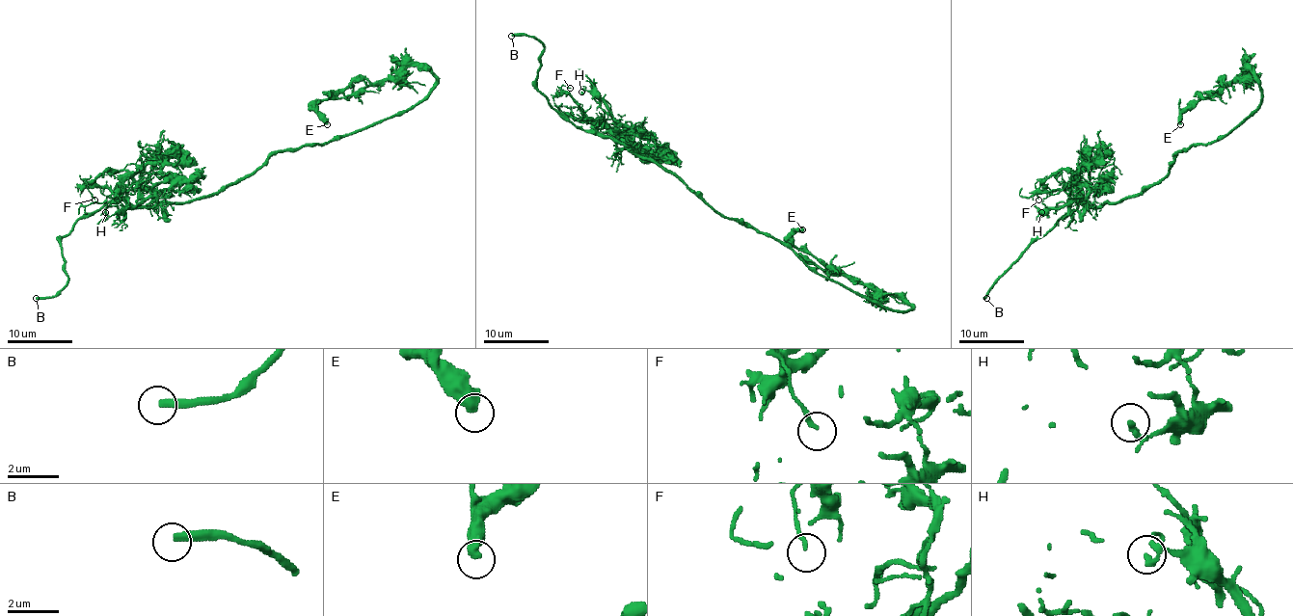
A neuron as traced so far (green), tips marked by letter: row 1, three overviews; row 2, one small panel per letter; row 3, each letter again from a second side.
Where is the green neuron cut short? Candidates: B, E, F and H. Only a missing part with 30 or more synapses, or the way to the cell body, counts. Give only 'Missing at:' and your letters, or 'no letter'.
Missing at: B

